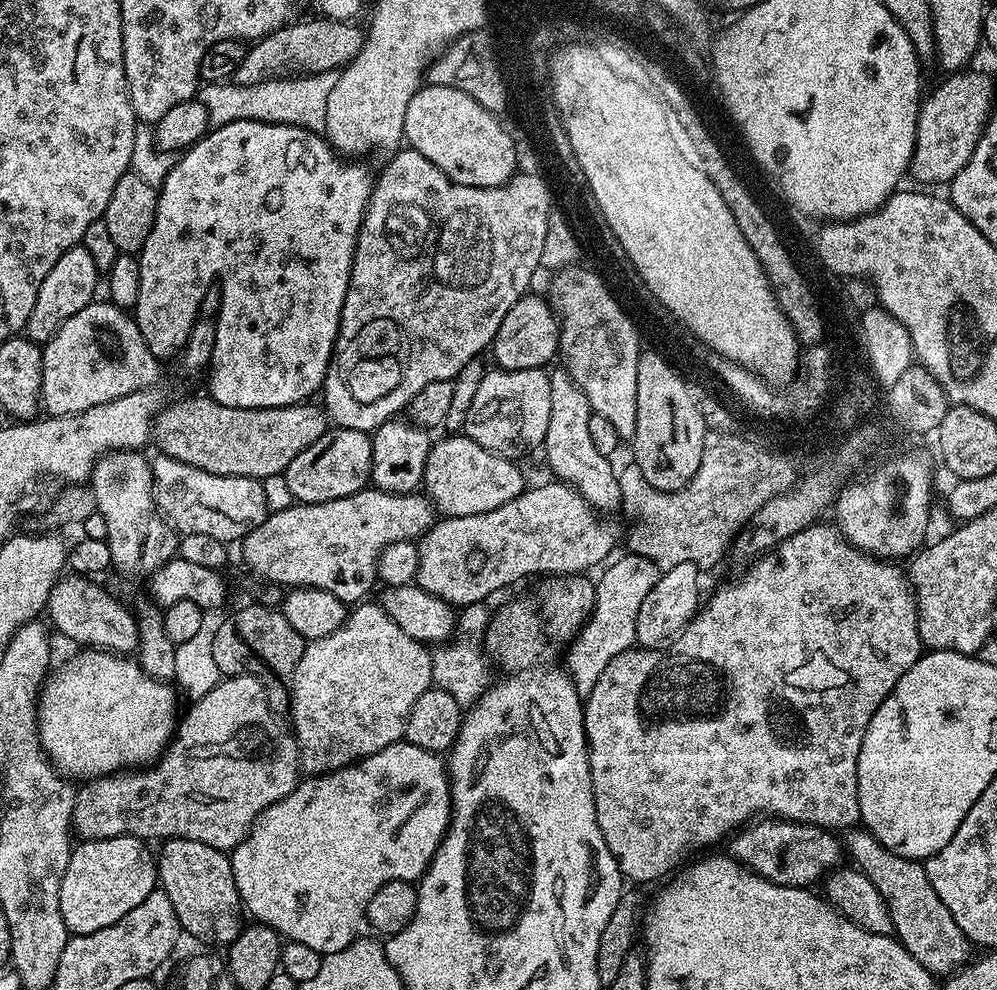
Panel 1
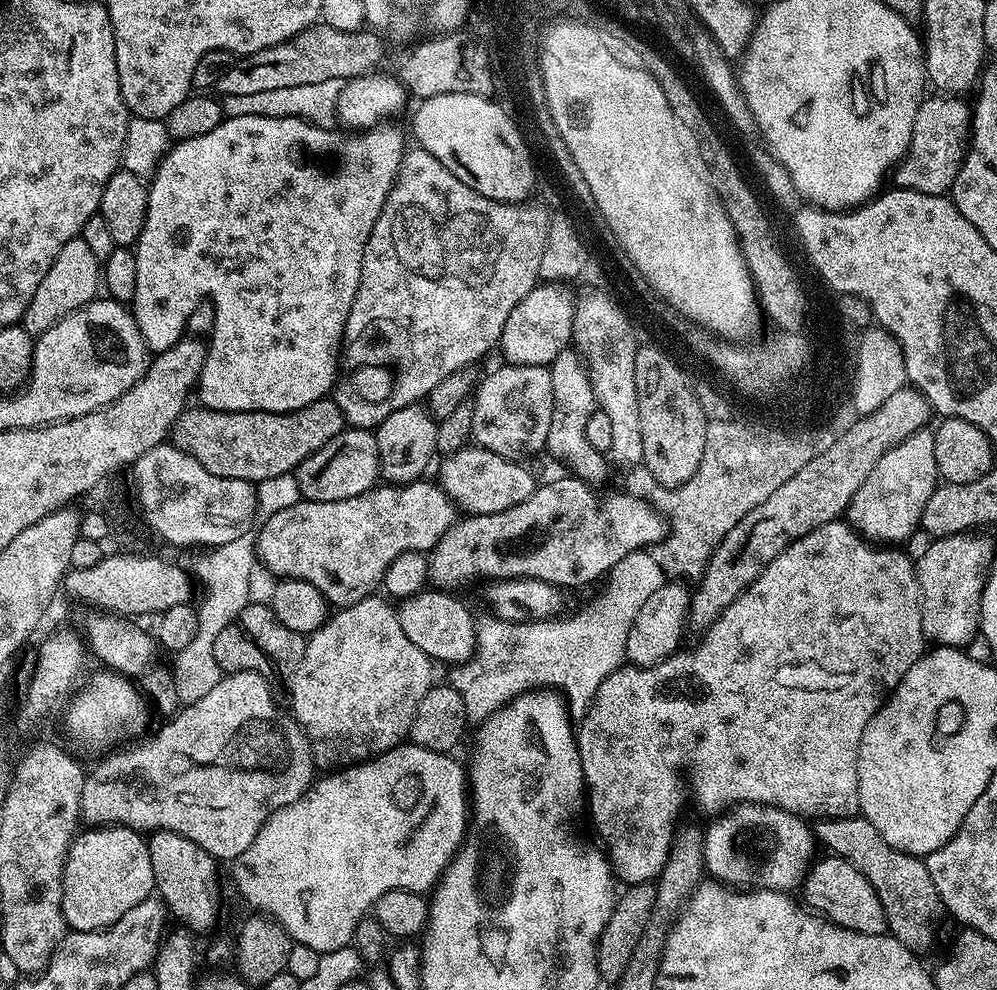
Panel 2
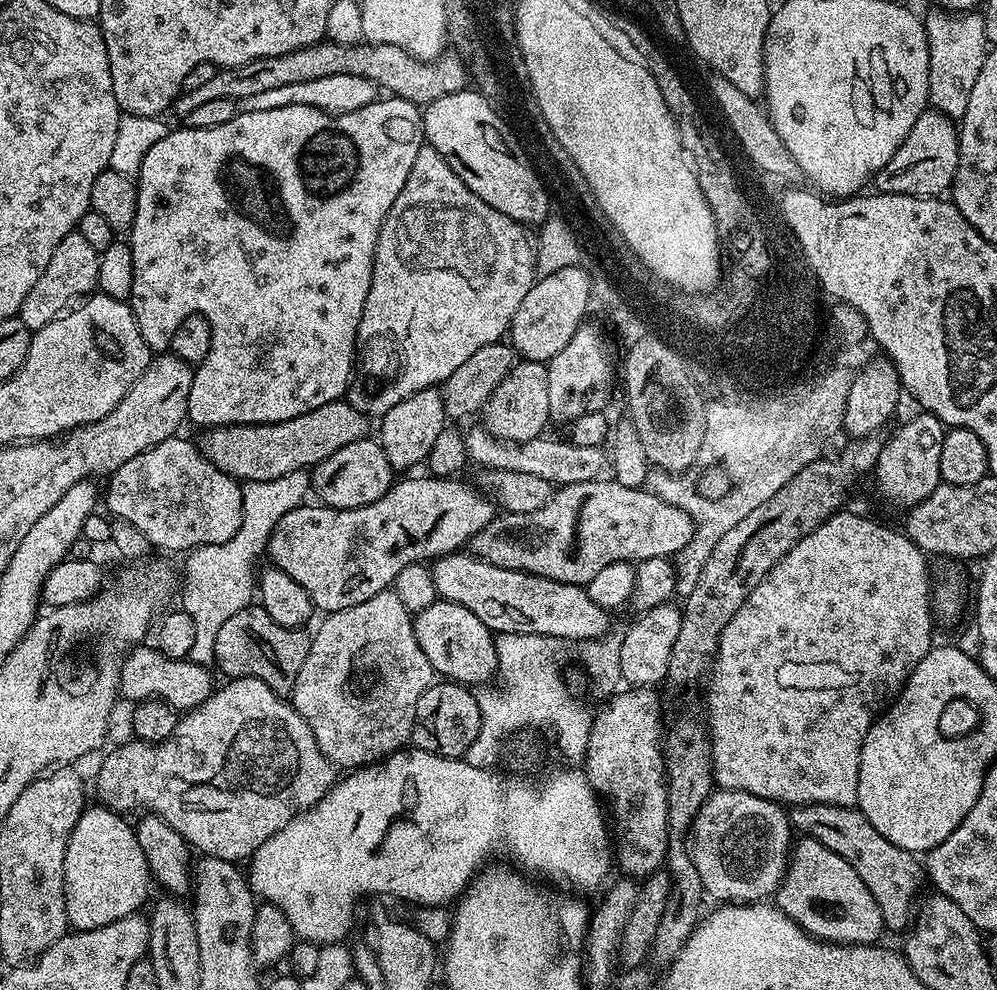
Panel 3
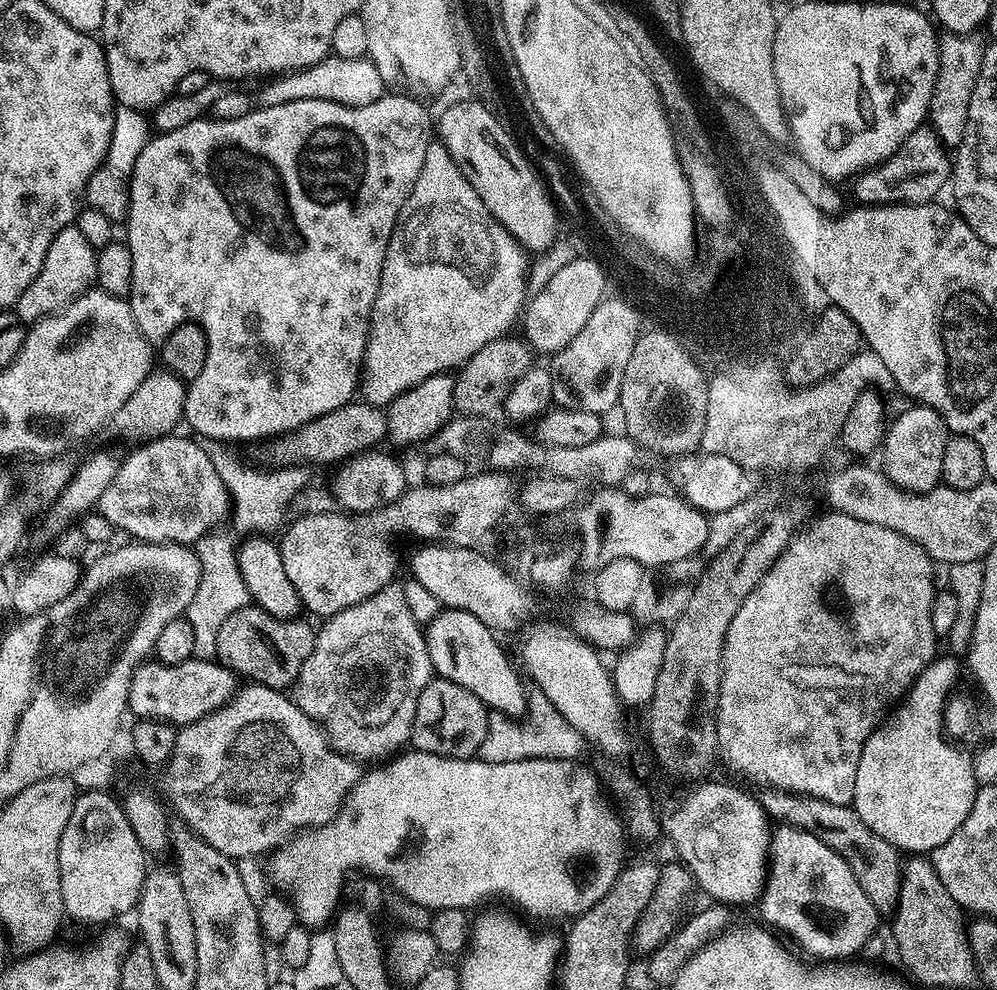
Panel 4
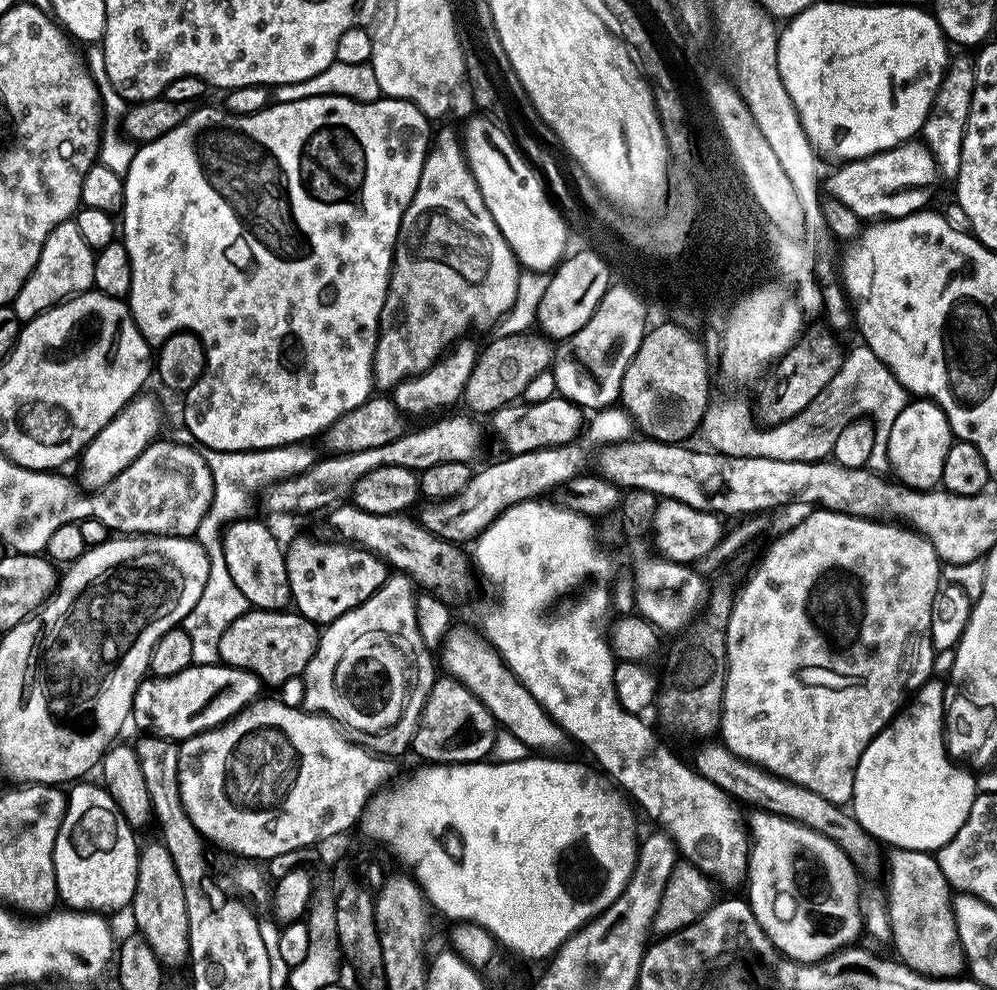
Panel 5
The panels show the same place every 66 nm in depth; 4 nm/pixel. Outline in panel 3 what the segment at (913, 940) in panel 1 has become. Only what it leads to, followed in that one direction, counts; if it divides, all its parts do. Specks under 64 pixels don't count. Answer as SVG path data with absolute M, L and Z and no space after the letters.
M798 804L791 809L792 827L801 837L809 840L820 840L827 848L834 850L854 870L858 870L858 878L866 882L866 890L874 894L874 902L878 902L878 910L882 910L882 918L887 931L905 931L914 916L912 899L920 888L922 880L922 864L913 853L902 850L902 846L894 846L860 812L859 807L834 806L833 804Z

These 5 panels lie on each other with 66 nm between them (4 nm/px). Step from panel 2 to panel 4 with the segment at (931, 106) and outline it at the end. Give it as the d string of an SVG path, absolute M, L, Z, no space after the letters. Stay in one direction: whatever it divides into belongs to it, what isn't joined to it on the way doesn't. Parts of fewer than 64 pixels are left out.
M922 126L902 142L890 159L859 173L852 192L864 206L873 204L927 204L935 201L940 191L945 191L950 180L952 160L949 149L931 126Z

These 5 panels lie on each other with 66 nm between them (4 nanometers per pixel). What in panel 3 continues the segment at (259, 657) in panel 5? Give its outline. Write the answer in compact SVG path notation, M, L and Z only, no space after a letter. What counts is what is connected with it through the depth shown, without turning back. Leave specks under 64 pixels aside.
M249 606L231 615L220 627L214 640L214 664L225 672L225 677L258 678L266 682L270 690L288 694L298 678L298 670L302 670L302 662L306 662L306 654L310 654L311 645L309 633L300 628L278 626L278 622L274 622L264 608Z

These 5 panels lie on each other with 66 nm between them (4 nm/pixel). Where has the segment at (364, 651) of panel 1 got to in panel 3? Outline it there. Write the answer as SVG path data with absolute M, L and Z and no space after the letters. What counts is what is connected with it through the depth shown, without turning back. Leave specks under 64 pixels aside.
M395 590L374 594L374 598L370 598L366 602L358 602L358 606L350 606L346 610L327 613L323 619L316 636L314 632L311 637L310 654L306 654L306 662L302 662L302 670L298 670L298 678L290 693L290 703L296 709L296 713L310 726L310 730L318 742L318 748L322 750L322 754L326 754L328 761L336 765L337 769L355 770L363 768L365 764L374 764L377 760L382 760L394 752L401 751L402 746L411 741L414 710L418 706L418 698L422 698L422 694L427 690L429 684L433 683L434 673L426 654L422 654L422 646L418 646L418 638L414 634L412 625L413 613L408 612L406 606L402 606L402 598L398 598Z

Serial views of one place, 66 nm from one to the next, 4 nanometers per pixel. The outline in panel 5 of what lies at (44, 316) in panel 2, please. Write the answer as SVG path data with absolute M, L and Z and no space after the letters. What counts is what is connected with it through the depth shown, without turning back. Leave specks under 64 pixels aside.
M75 219L54 226L54 230L50 230L42 246L42 254L34 270L28 275L26 282L22 282L22 288L12 299L10 307L14 314L21 322L27 322L38 318L38 314L50 310L55 304L60 304L70 296L93 291L95 257L96 252L90 246L86 246Z

